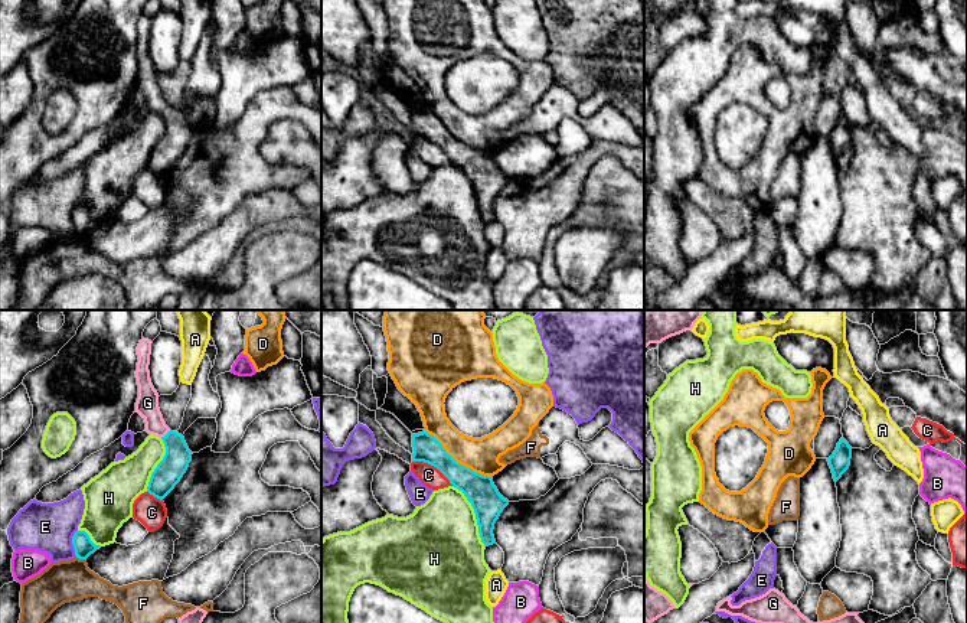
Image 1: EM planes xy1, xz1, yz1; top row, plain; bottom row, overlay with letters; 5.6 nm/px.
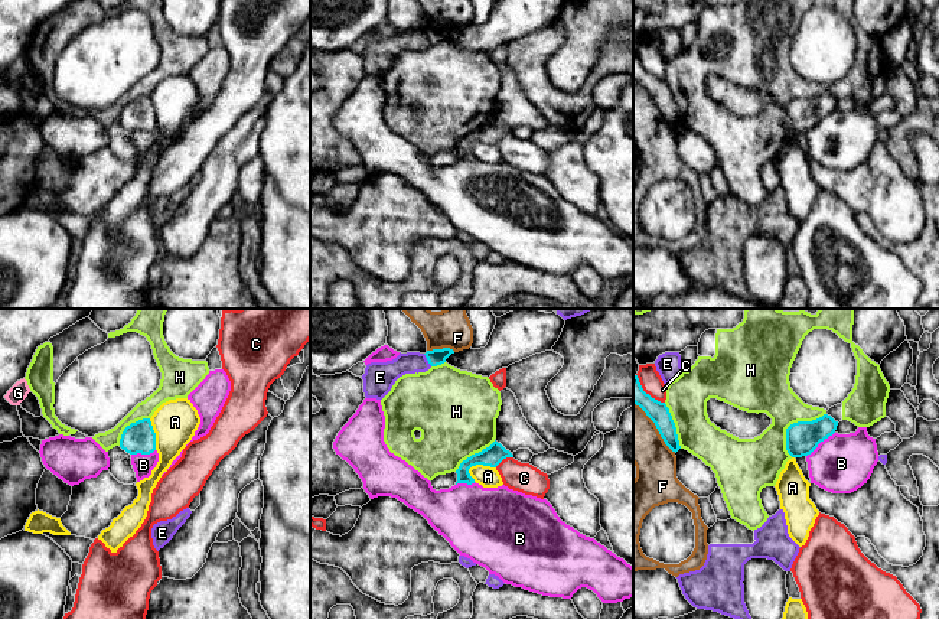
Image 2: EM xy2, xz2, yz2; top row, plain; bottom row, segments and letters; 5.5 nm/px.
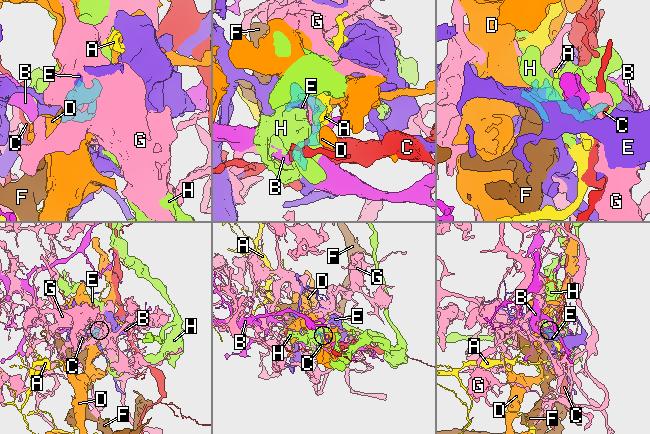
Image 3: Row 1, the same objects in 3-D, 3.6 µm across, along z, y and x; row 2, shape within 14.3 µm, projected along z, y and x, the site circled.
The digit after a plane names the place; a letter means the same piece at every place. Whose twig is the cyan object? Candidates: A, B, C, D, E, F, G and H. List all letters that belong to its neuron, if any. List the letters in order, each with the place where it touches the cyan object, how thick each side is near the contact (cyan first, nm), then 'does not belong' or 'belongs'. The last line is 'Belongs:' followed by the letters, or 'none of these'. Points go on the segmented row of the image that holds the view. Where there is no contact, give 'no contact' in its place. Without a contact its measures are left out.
A: contact xz2 (481, 463); calibres 110 and 120 nm; does not belong
B: contact yz2 (820, 442); calibres 190 and 320 nm; does not belong
C: contact xz1 (433, 465); calibres 150 and 110 nm; does not belong
D: contact xz1 (456, 462); calibres 170 and 190 nm; does not belong
E: contact xy1 (72, 544); calibres 110 and 280 nm; does not belong
F: contact xz2 (442, 349); calibres 90 and 220 nm; does not belong
G: contact xy1 (166, 434); calibres 150 and 130 nm; belongs
H: contact yz2 (794, 423); calibres 190 and 280 nm; does not belong
Belongs: G

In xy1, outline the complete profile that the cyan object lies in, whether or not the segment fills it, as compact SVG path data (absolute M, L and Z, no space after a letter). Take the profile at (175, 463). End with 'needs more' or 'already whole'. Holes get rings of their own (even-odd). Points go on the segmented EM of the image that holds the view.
M143 337L137 346L138 362L135 378L138 398L134 412L138 412L144 418L146 431L160 437L166 447L166 454L151 473L147 486L150 495L163 500L186 473L193 453L189 450L184 437L166 425L160 412L159 394L151 384L148 371L151 343L151 340Z | needs more

